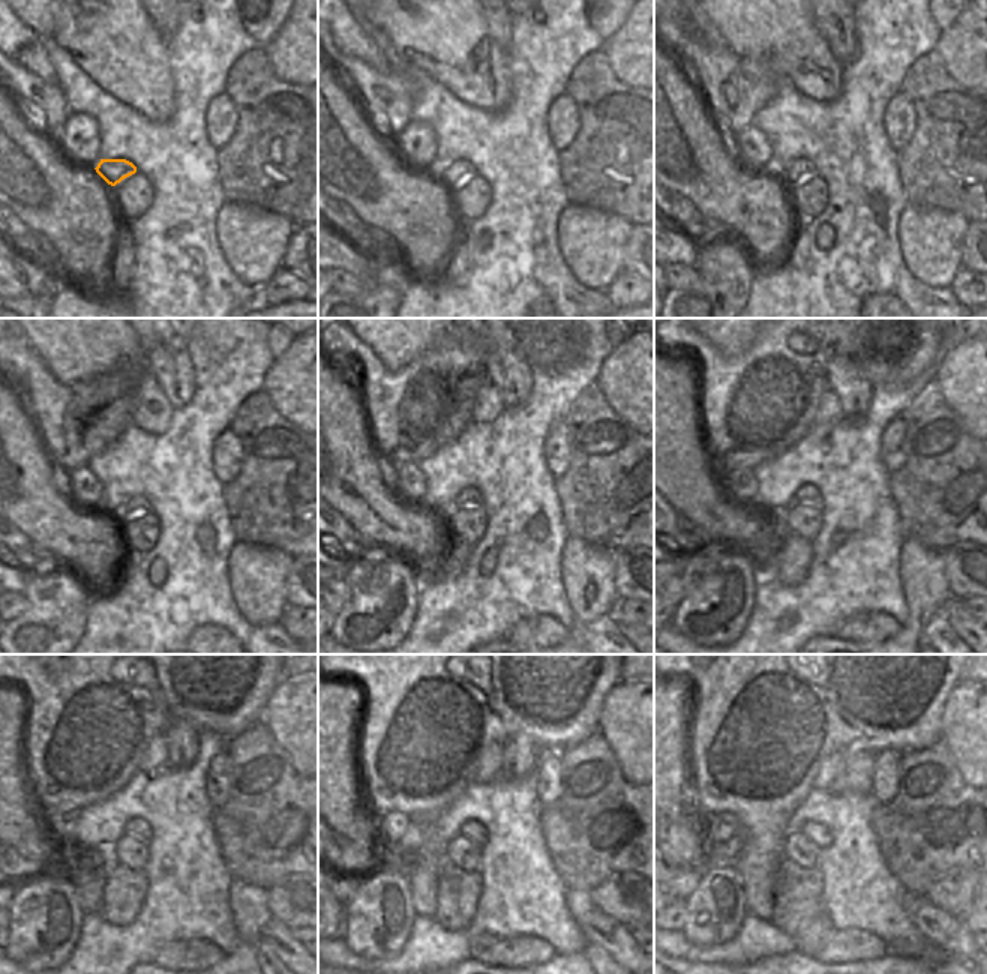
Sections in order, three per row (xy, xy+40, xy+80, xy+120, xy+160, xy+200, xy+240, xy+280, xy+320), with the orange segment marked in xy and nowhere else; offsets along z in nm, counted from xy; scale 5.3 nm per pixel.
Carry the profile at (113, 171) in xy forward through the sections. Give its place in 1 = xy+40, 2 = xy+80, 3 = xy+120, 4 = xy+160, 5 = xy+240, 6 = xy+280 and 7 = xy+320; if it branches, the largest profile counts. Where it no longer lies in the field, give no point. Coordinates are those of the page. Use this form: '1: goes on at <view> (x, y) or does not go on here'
1: goes on at xy+40 (452, 173)
2: goes on at xy+80 (798, 170)
3: goes on at xy+120 (129, 506)
4: goes on at xy+160 (470, 497)
5: goes on at xy+240 (135, 827)
6: goes on at xy+280 (471, 829)
7: goes on at xy+320 (819, 835)

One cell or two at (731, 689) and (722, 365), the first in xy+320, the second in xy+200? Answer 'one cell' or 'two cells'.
one cell

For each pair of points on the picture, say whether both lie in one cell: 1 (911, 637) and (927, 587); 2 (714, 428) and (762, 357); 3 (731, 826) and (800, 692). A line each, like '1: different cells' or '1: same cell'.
1: same cell
2: same cell
3: different cells

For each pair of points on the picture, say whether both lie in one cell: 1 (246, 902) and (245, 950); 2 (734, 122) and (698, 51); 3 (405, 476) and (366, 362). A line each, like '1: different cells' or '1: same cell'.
1: same cell
2: same cell
3: different cells

